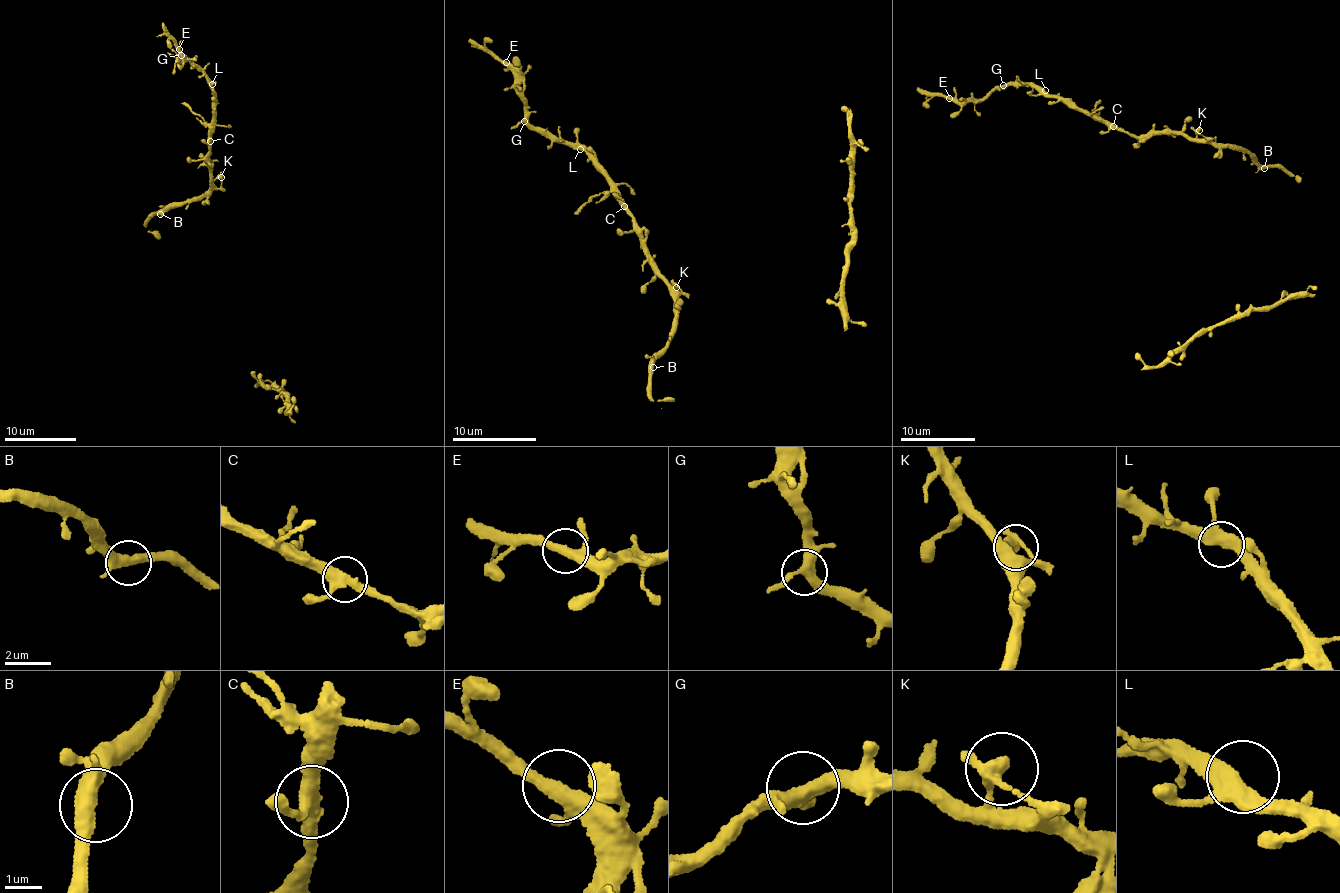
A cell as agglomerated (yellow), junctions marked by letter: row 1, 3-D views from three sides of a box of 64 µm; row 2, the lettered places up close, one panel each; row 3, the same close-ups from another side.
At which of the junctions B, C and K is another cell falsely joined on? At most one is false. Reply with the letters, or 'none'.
none

